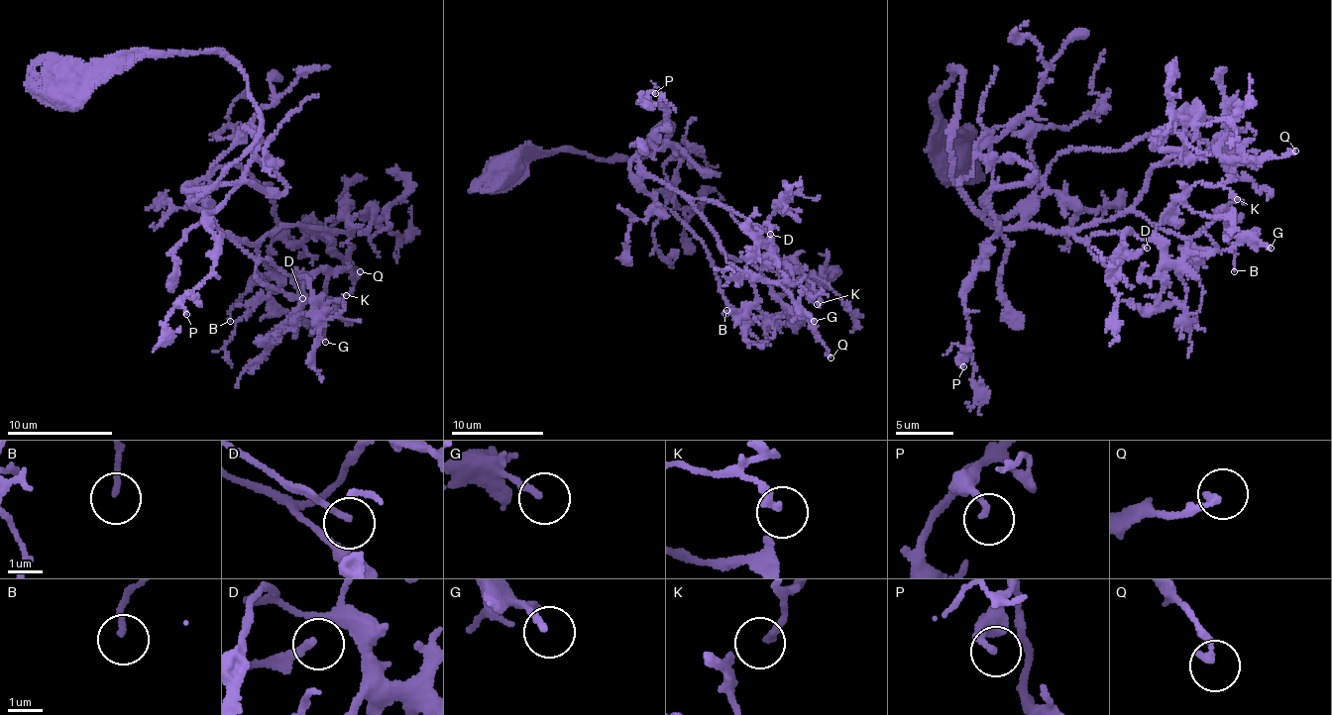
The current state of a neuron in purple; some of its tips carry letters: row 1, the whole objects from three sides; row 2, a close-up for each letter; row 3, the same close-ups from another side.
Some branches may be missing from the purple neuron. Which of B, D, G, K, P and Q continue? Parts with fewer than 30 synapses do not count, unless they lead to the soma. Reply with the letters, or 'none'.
D

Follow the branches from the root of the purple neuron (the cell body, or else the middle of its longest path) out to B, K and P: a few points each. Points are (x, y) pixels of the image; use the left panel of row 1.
B: (69, 91), (147, 54), (226, 53), (244, 74), (260, 137), (189, 203), (278, 280), (230, 321)
K: (69, 91), (147, 54), (226, 53), (247, 81), (260, 137), (189, 203), (299, 289), (347, 268), (346, 295)
P: (69, 91), (147, 54), (244, 74), (260, 137), (216, 183), (186, 314)

